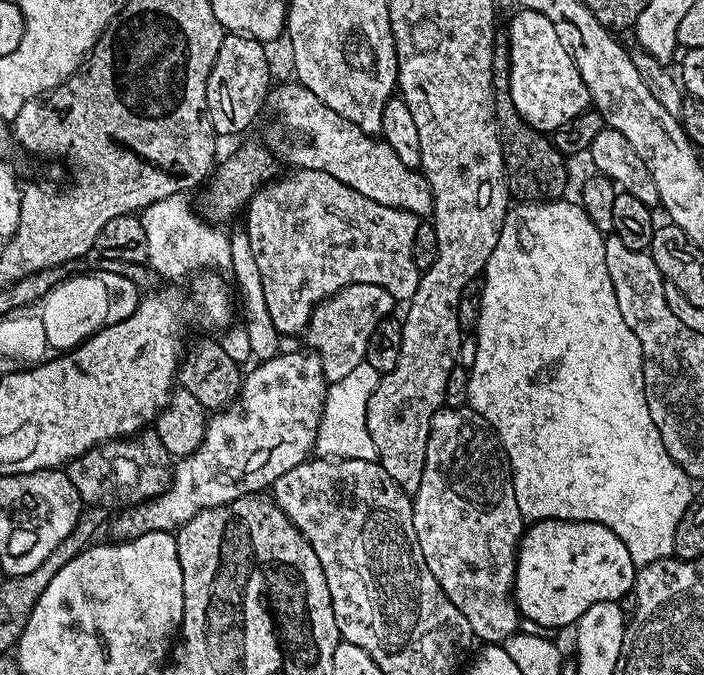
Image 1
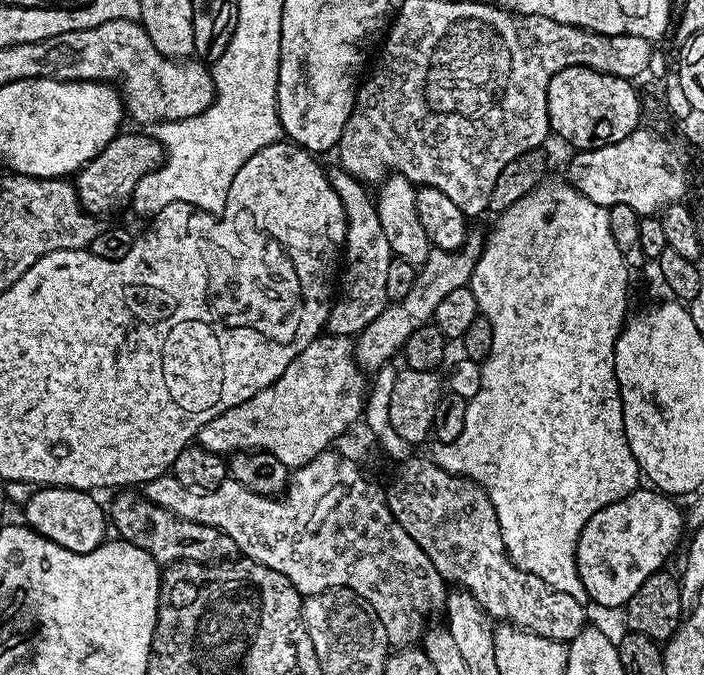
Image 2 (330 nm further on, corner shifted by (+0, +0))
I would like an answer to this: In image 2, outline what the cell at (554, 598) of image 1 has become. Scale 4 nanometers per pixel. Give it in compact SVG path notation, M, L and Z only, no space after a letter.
M641 486L625 500L598 510L582 526L576 547L576 565L585 597L604 608L623 609L655 572L661 571L668 555L684 532L684 516L673 497Z

